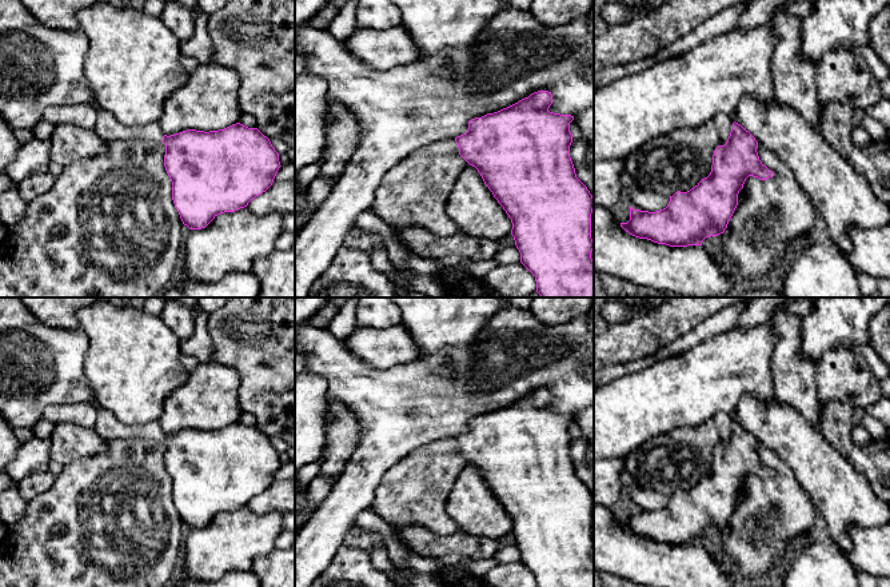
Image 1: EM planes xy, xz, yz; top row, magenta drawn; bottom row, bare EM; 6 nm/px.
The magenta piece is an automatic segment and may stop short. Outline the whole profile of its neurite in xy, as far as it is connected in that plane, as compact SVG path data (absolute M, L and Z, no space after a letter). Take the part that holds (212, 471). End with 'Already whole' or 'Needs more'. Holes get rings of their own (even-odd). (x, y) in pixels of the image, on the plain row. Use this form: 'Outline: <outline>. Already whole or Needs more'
Outline: M0 298L0 414L12 428L31 428L48 407L88 402L100 411L96 432L107 439L129 436L161 440L165 444L164 466L172 480L172 499L184 524L205 527L217 514L235 511L266 491L279 470L279 452L258 427L240 422L219 430L187 428L171 435L163 432L159 420L125 426L104 411L85 375L89 340L83 328L48 327L17 298Z. Needs more

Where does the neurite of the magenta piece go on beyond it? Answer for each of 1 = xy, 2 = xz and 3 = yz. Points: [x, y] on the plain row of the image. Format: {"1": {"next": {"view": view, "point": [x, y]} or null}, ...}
{"1": {"next": {"view": "xy", "point": [40, 366]}}, "2": {"next": null}, "3": {"next": null}}

